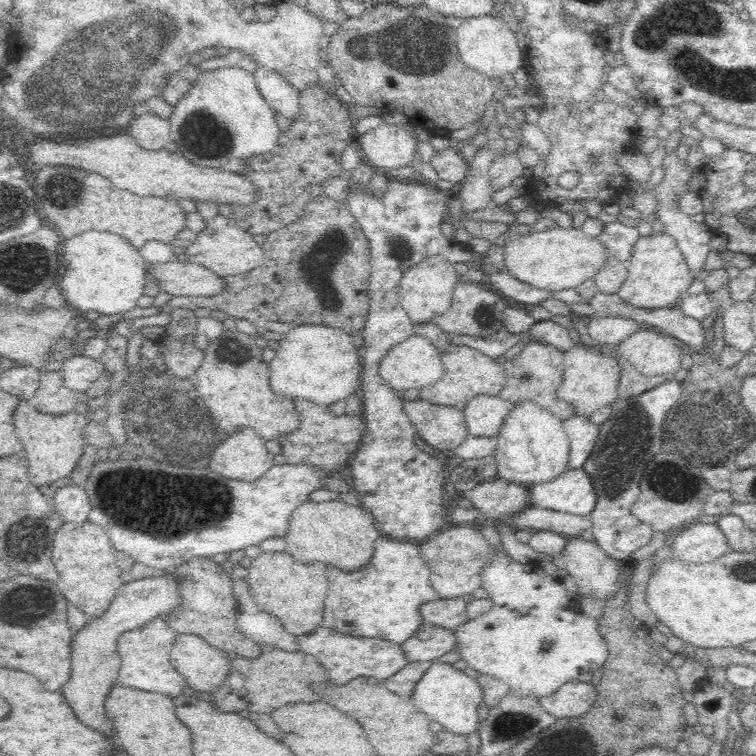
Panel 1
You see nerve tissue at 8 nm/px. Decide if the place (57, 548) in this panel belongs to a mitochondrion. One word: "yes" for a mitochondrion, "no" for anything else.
no

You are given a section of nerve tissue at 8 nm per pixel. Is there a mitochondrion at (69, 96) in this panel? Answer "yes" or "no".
yes

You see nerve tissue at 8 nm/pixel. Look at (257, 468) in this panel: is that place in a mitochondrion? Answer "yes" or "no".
no

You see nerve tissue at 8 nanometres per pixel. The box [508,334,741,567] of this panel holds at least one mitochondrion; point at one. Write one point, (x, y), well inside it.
(616, 465)

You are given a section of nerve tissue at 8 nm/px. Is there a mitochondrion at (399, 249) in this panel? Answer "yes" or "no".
yes

